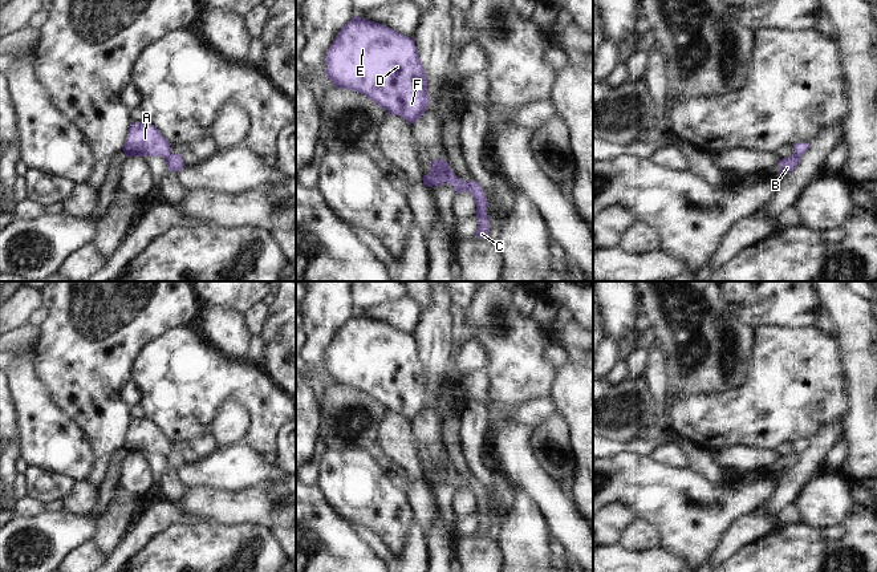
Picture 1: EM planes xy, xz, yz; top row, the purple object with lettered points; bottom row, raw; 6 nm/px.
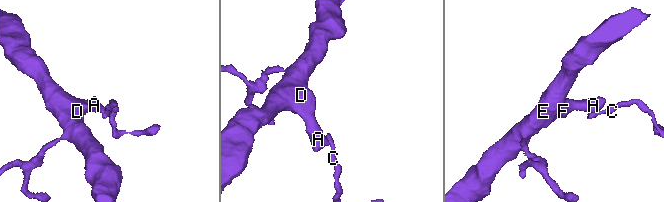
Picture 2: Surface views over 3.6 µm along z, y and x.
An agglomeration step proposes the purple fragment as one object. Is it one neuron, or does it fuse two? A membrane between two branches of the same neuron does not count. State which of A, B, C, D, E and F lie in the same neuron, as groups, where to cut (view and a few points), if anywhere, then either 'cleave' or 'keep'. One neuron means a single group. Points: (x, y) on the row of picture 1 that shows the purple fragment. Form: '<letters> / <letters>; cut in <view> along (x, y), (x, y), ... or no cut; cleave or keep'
A D E F / B C; cut in xz along (466, 183), (469, 190); cleave

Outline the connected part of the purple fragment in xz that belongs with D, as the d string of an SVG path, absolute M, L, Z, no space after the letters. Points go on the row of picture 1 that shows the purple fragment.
M354 16L337 33L325 62L334 88L362 93L409 125L430 104L415 40L383 24Z

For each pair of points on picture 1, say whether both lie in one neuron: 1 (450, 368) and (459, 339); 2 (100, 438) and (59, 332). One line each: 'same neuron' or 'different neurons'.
1: same neuron
2: same neuron

